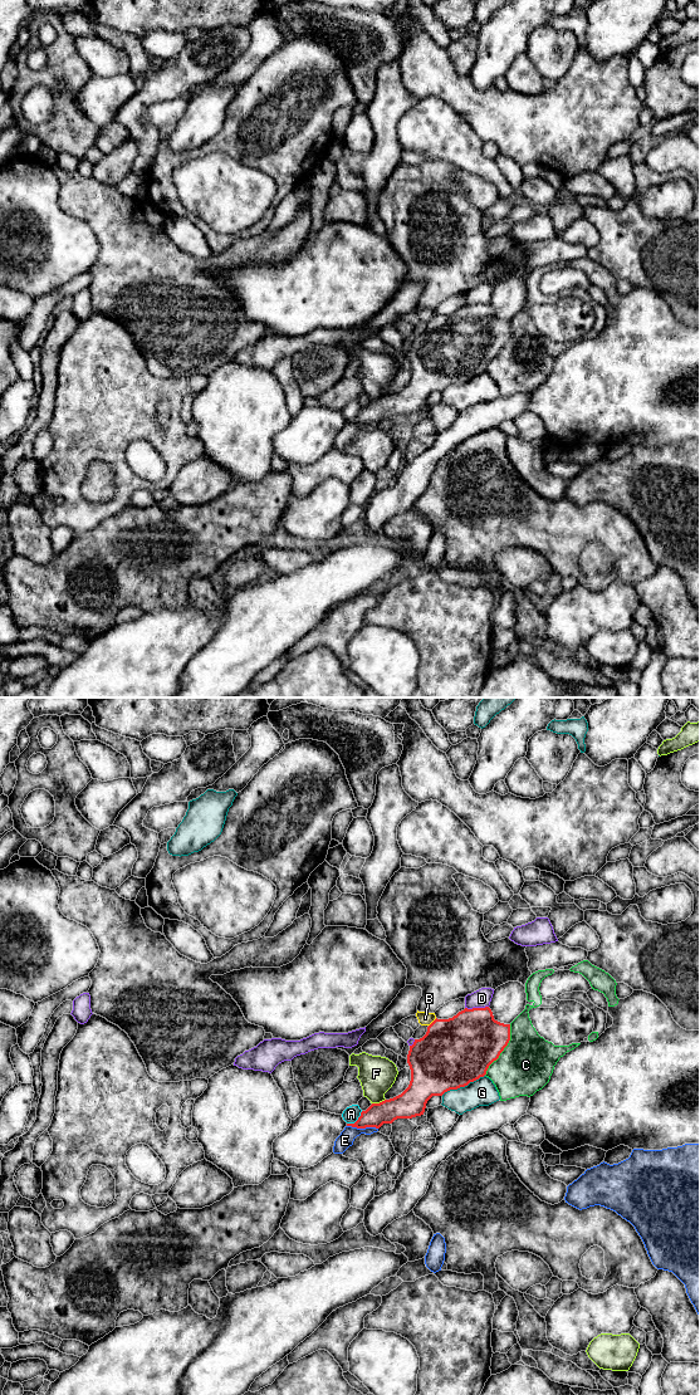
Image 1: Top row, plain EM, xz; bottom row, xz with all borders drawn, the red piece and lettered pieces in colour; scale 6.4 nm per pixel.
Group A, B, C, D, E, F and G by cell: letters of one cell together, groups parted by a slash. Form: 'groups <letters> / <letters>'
groups A / B / C / D / E / F / G

